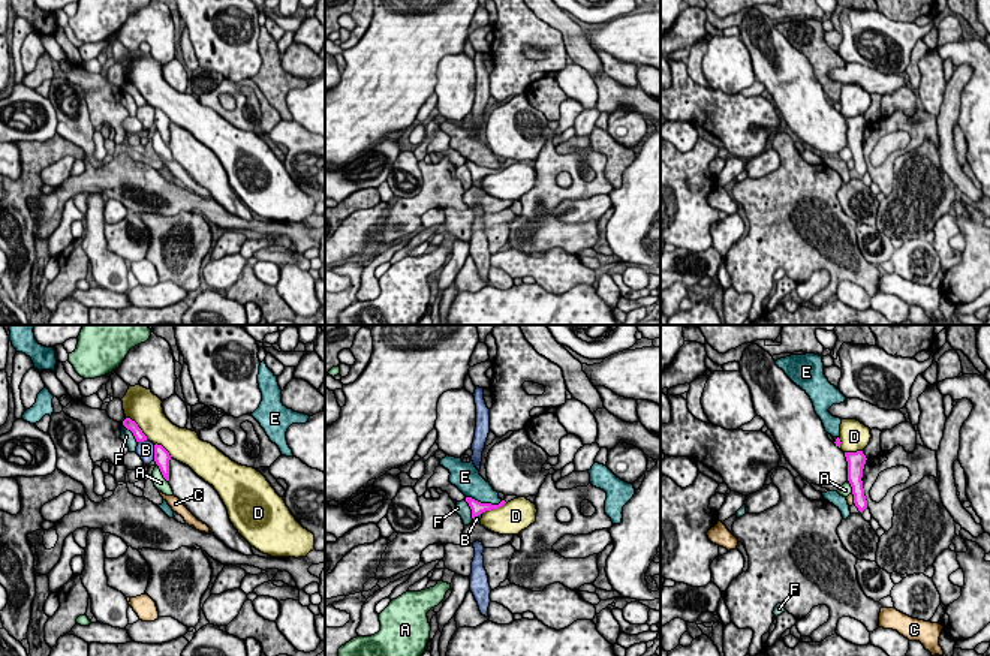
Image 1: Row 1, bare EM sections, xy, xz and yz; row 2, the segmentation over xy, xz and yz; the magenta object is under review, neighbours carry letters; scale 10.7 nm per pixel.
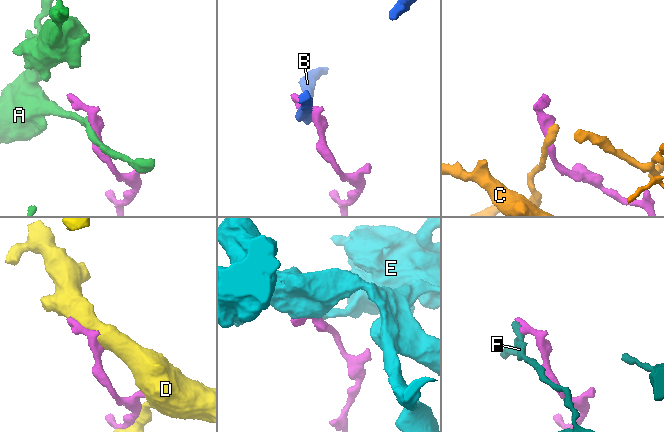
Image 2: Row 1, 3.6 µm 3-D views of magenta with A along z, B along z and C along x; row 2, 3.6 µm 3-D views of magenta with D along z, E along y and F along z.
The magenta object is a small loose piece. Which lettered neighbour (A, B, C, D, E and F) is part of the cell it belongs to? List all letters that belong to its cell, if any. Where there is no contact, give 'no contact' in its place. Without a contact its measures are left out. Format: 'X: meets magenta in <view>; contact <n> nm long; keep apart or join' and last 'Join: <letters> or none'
A: meets magenta in xy; contact 220 nm long; keep apart
B: meets magenta in xy; contact 160 nm long; keep apart
C: meets magenta in yz; contact 110 nm long; keep apart
D: meets magenta in xy; contact 340 nm long; keep apart
E: meets magenta in xz; contact 400 nm long; keep apart
F: meets magenta in xz; contact 240 nm long; keep apart
Join: none

